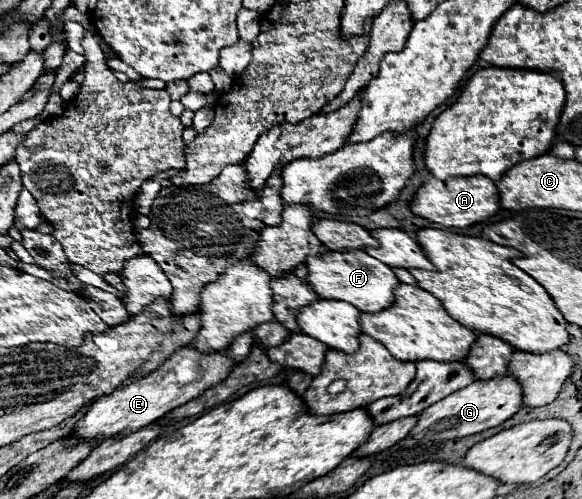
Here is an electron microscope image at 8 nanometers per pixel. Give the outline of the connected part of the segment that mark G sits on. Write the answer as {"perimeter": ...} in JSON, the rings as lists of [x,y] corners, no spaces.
{"perimeter":[[[509,375],[501,379],[491,381],[473,381],[471,385],[451,393],[449,397],[433,403],[425,411],[419,413],[417,425],[409,433],[413,439],[429,439],[429,441],[447,441],[447,439],[461,439],[475,433],[481,433],[485,429],[497,427],[503,421],[507,421],[513,413],[517,413],[523,405],[521,399],[521,387],[517,387],[515,379],[509,379]]]}

